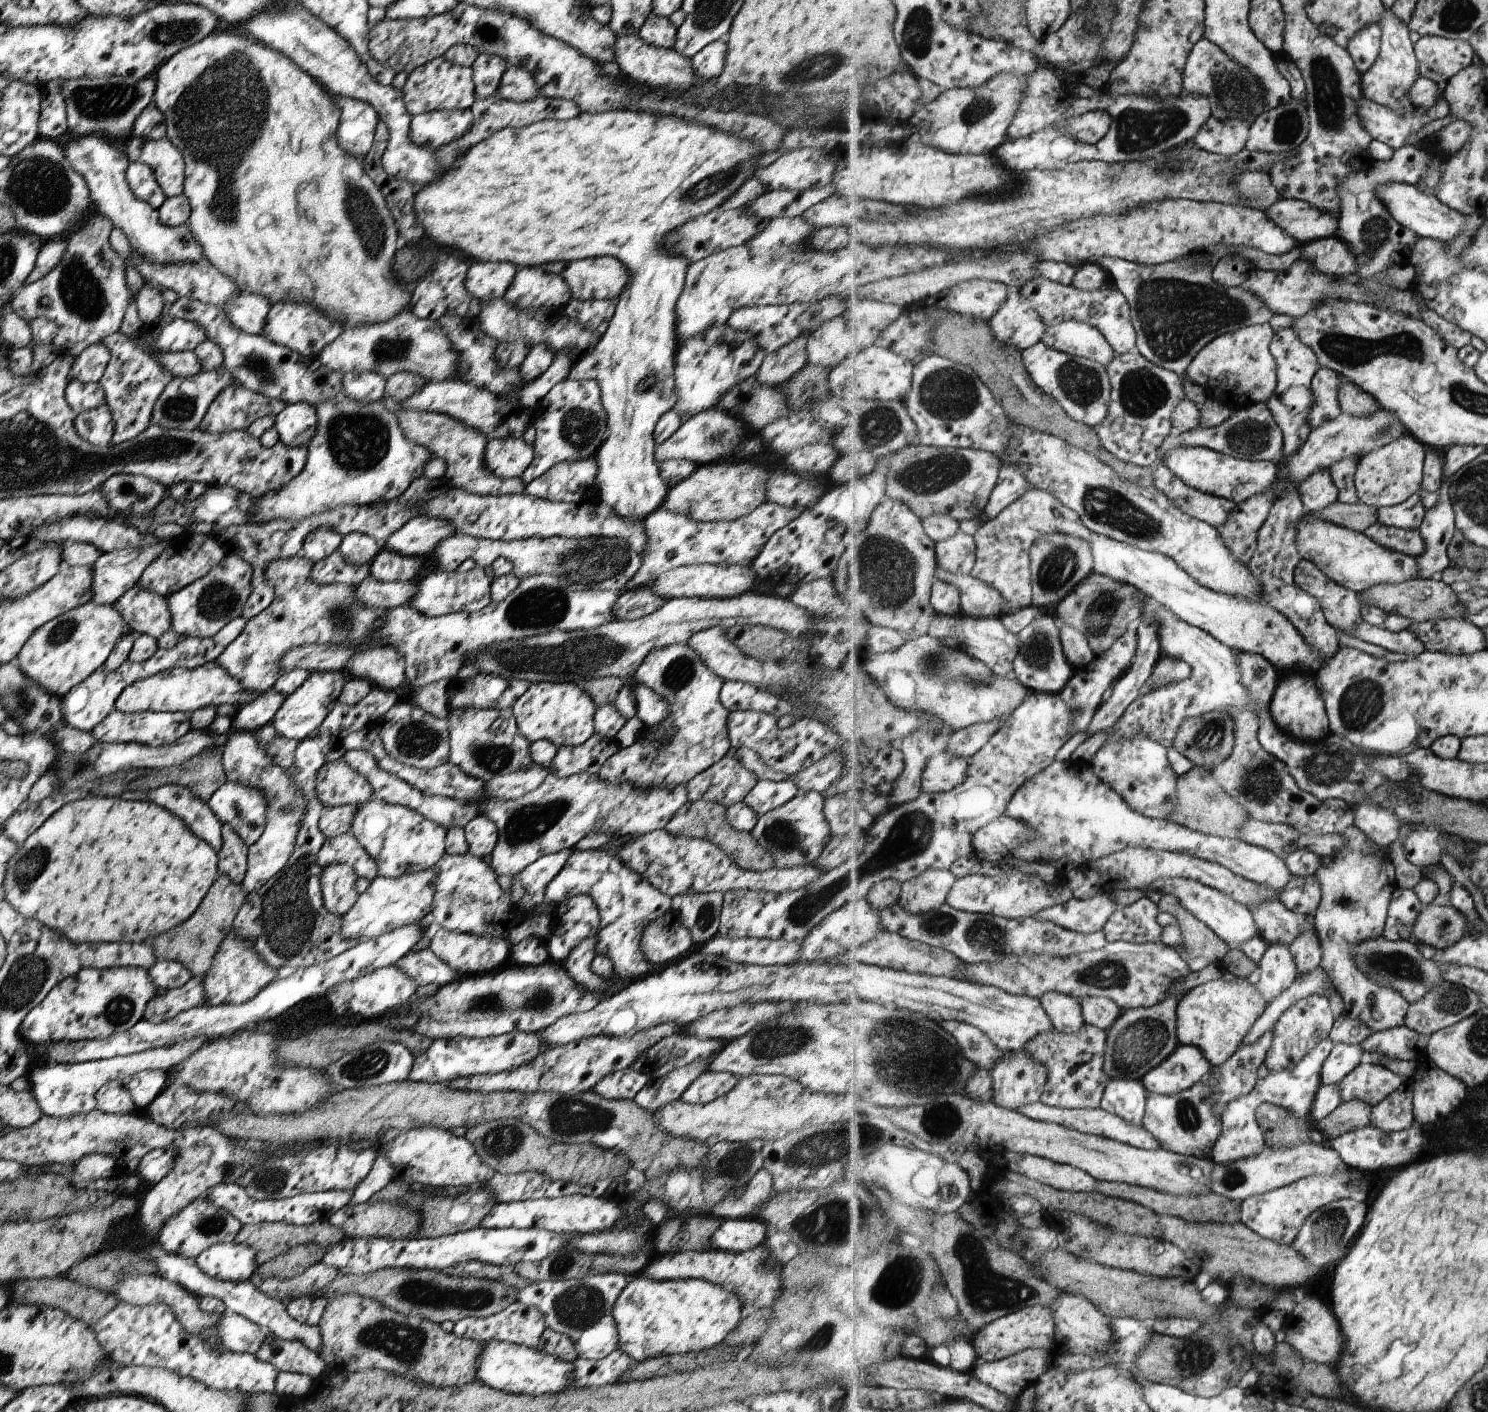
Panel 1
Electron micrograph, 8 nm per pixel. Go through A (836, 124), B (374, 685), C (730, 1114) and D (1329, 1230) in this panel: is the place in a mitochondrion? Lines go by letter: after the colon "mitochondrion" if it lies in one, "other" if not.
A: other
B: other
C: other
D: mitochondrion

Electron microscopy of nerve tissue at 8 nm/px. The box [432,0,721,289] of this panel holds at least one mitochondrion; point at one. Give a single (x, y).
(489, 33)

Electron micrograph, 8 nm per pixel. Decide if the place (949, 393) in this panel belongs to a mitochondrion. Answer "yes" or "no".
yes

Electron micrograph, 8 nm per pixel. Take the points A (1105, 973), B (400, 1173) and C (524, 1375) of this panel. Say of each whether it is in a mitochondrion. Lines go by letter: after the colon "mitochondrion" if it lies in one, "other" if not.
A: mitochondrion
B: other
C: other

